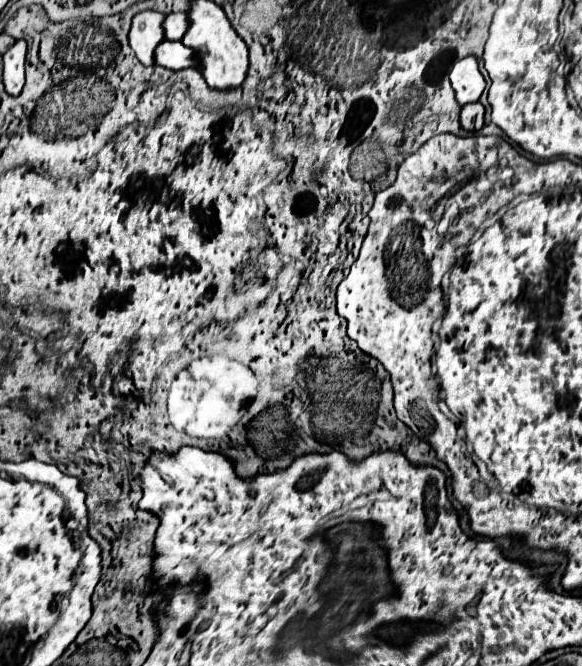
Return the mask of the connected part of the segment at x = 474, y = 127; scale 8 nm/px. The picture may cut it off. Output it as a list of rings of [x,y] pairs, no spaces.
[[[480,101],[464,105],[462,113],[460,113],[460,125],[466,131],[478,131],[478,129],[482,129],[482,125],[484,125],[484,105]]]

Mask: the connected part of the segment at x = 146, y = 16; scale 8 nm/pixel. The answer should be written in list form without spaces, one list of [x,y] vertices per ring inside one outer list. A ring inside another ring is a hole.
[[[144,11],[138,13],[130,29],[130,47],[142,65],[154,65],[154,49],[164,41],[164,13]]]

